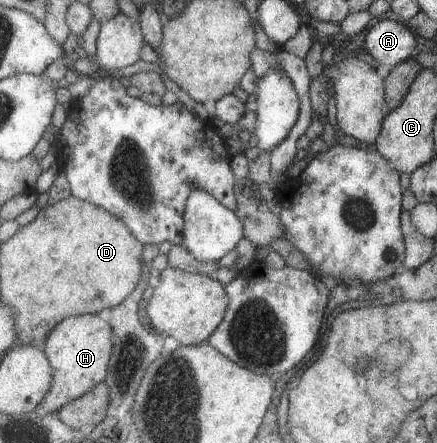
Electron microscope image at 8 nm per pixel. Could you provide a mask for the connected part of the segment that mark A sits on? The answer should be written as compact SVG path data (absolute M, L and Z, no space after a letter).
M379 20L369 28L364 41L364 52L372 56L375 64L385 64L388 68L393 68L396 64L403 62L415 53L415 35L405 22L394 20Z

